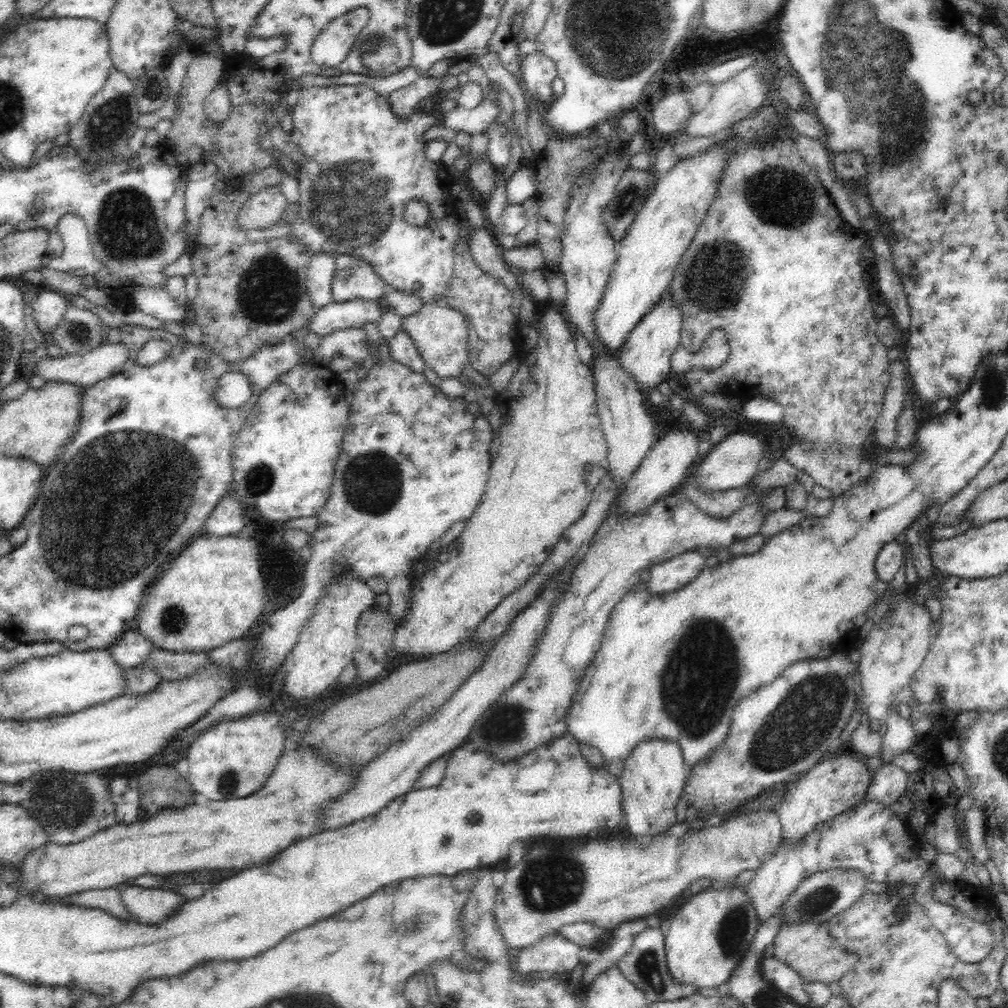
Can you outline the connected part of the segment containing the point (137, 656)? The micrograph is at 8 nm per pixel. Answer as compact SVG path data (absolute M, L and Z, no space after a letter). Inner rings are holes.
M137 630L126 632L108 649L119 667L129 670L145 663L155 646Z

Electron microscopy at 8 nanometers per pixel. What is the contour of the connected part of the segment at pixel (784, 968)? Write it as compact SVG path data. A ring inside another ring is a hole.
M764 957L761 960L762 976L769 983L774 984L778 990L782 990L792 1002L804 1007L809 1002L808 993L803 987L800 975L786 963L772 957Z

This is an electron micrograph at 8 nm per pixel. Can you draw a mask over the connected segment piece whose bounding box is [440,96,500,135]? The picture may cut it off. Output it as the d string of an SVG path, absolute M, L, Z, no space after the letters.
M485 96L484 102L471 110L457 104L453 110L442 115L440 126L462 131L467 135L478 135L484 133L487 125L490 125L499 113L499 106L494 104L489 96Z

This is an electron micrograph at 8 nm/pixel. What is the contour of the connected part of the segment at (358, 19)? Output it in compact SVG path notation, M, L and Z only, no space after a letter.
M360 7L330 20L314 38L311 60L322 67L340 64L350 52L360 30L366 26L368 16L368 10Z

